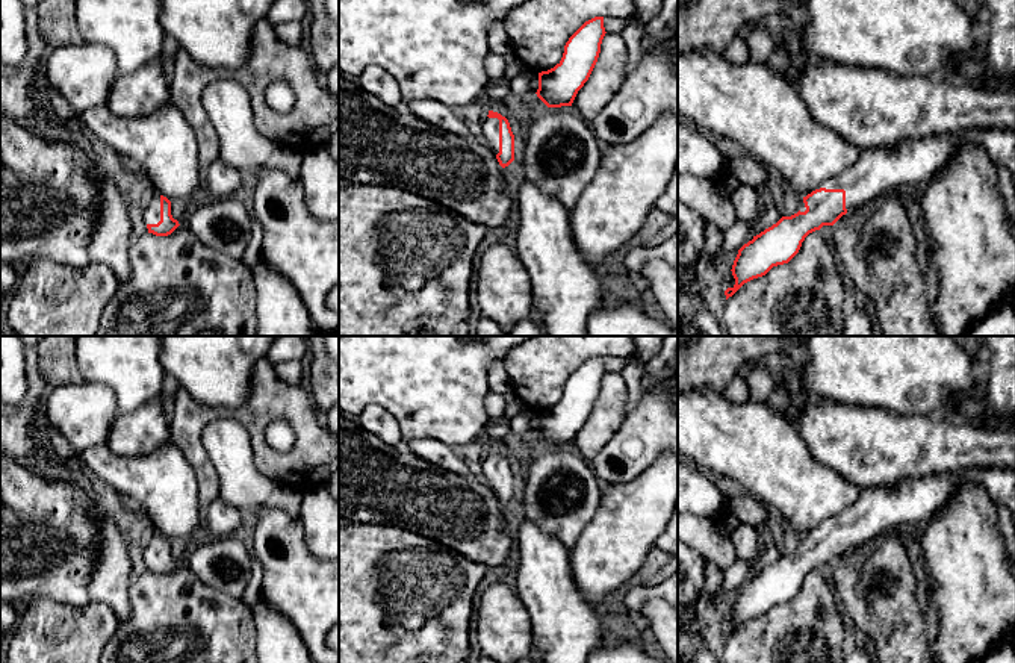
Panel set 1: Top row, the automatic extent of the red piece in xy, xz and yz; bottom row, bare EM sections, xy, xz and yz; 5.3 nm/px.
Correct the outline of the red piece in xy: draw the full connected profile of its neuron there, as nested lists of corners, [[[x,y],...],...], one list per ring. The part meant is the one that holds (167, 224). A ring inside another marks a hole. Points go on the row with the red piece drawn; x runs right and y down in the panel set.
[[[156,191],[150,201],[144,204],[144,219],[148,233],[156,236],[168,236],[180,226],[171,215],[171,201]]]

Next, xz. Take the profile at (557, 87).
[[[604,17],[585,21],[566,42],[561,61],[539,73],[535,94],[548,107],[572,106],[598,62],[605,33]]]

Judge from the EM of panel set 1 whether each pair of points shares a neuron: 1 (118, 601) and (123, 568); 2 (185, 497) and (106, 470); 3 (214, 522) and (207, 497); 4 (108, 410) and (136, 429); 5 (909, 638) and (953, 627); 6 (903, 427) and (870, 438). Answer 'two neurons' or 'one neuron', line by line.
1: one neuron
2: one neuron
3: two neurons
4: two neurons
5: two neurons
6: one neuron

